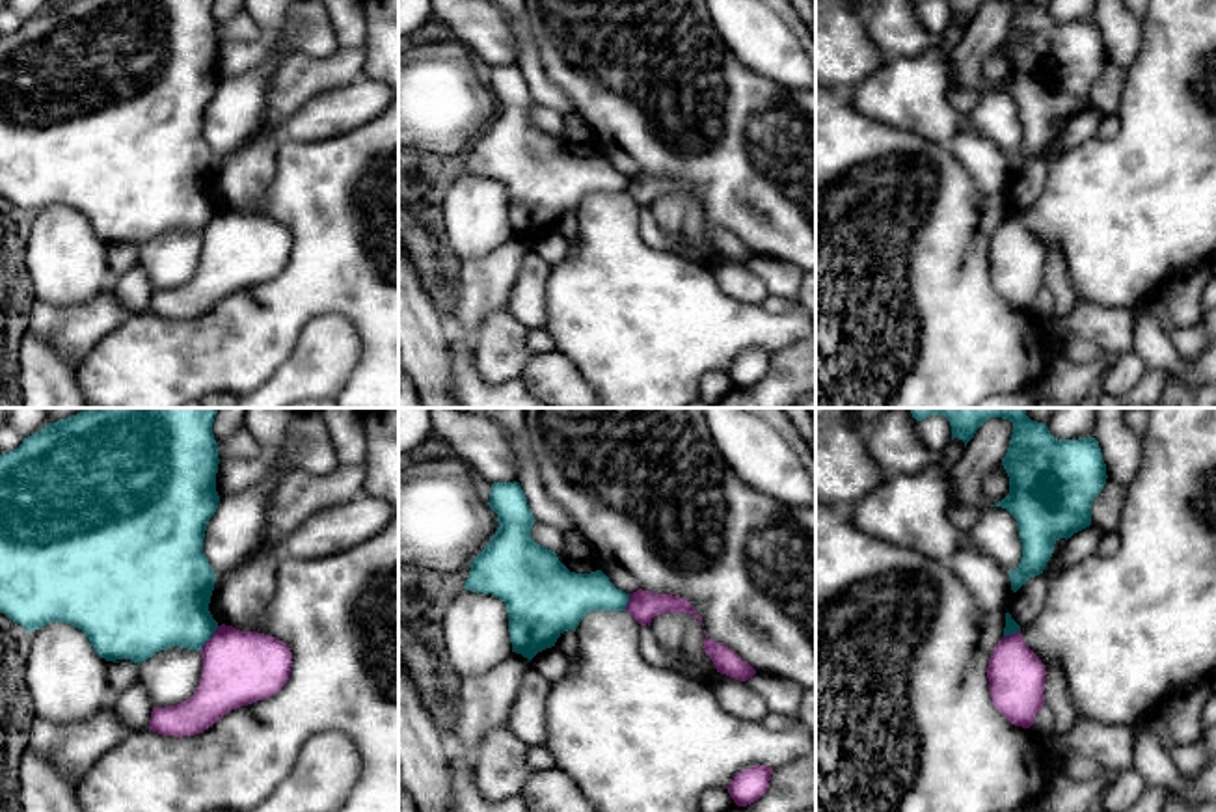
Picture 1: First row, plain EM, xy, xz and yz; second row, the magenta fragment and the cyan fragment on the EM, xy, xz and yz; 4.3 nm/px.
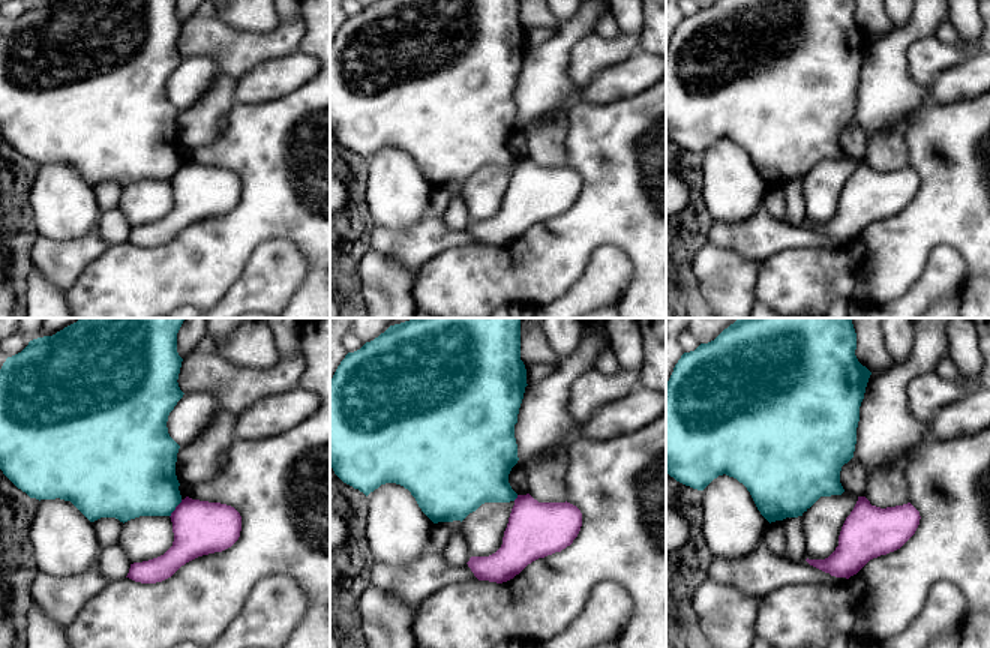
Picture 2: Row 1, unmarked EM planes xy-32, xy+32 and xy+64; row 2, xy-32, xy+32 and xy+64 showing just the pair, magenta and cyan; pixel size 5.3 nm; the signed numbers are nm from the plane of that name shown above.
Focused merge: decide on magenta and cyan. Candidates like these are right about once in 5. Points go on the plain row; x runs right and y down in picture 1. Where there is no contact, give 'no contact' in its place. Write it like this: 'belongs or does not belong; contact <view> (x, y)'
does not belong; contact xy (211, 220)

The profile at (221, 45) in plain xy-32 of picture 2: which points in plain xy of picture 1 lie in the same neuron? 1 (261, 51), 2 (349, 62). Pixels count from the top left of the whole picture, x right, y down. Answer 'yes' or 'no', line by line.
1: yes
2: yes

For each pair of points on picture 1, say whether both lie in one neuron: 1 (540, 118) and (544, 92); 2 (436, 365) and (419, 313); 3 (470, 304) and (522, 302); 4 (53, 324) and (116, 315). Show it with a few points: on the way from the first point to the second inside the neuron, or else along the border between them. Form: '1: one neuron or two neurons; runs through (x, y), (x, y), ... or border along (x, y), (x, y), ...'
1: two neurons; border along (537, 103), (553, 108), (561, 116)
2: one neuron; runs through (423, 352), (419, 326)
3: two neurons; border along (522, 261), (503, 306)
4: one neuron; runs through (67, 324), (84, 324), (101, 315)

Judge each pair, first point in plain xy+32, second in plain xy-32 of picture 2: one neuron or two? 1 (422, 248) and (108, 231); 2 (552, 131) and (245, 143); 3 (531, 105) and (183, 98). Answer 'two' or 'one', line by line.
1: two
2: two
3: one

